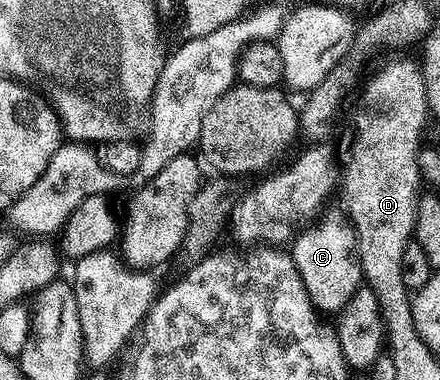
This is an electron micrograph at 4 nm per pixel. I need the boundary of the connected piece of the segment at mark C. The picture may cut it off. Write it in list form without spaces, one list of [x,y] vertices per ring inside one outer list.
[[[325,220],[314,223],[296,236],[290,245],[289,255],[311,300],[311,307],[319,314],[338,314],[364,283],[364,278],[355,246],[355,231],[350,223],[334,224]]]

